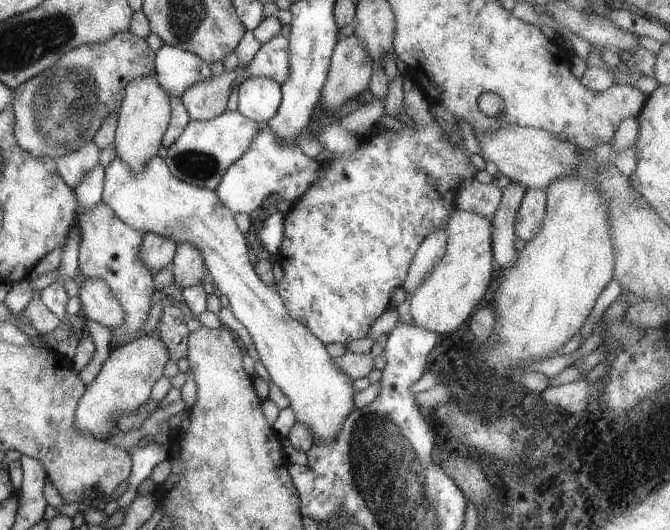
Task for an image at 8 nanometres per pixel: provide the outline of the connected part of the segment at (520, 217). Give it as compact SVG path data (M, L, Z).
M530 188L525 191L516 218L515 232L519 243L526 244L538 236L542 220L546 216L547 196L545 190Z

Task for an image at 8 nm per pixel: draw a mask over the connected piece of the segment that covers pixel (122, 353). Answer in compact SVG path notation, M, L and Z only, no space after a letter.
M145 335L110 351L110 358L104 362L98 376L86 386L76 406L72 426L78 432L88 432L96 440L104 441L110 437L112 426L122 414L137 410L150 400L151 390L163 377L164 366L168 361L170 358L166 346L154 336Z

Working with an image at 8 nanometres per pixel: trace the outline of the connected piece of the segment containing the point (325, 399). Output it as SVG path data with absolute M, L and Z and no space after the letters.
M116 154L116 157L104 170L102 202L106 206L110 206L112 212L130 228L154 232L154 234L172 238L178 244L188 242L202 252L204 262L206 262L205 269L209 273L209 280L214 281L218 290L230 300L229 306L234 317L244 324L248 330L256 352L260 355L260 360L270 373L270 378L288 398L288 406L292 408L296 422L304 424L310 430L310 434L314 438L313 444L334 440L338 436L344 420L348 418L348 414L356 409L354 406L356 391L352 386L352 378L341 372L340 368L334 364L333 358L325 350L325 344L318 340L312 332L309 332L306 326L302 326L300 322L296 322L288 314L286 306L284 306L284 302L277 292L277 284L272 286L272 284L266 284L260 279L254 266L252 266L252 262L250 262L250 252L248 252L244 234L240 232L236 220L234 220L234 212L226 204L222 204L218 194L206 188L191 186L181 182L178 178L174 178L164 159L158 155L152 156L148 160L148 164L142 172L134 172Z

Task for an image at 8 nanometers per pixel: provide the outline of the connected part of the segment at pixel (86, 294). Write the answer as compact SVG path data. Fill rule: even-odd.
M80 277L78 284L78 297L82 306L81 314L85 318L103 324L109 329L123 324L122 304L118 302L118 298L114 296L114 292L104 280Z

